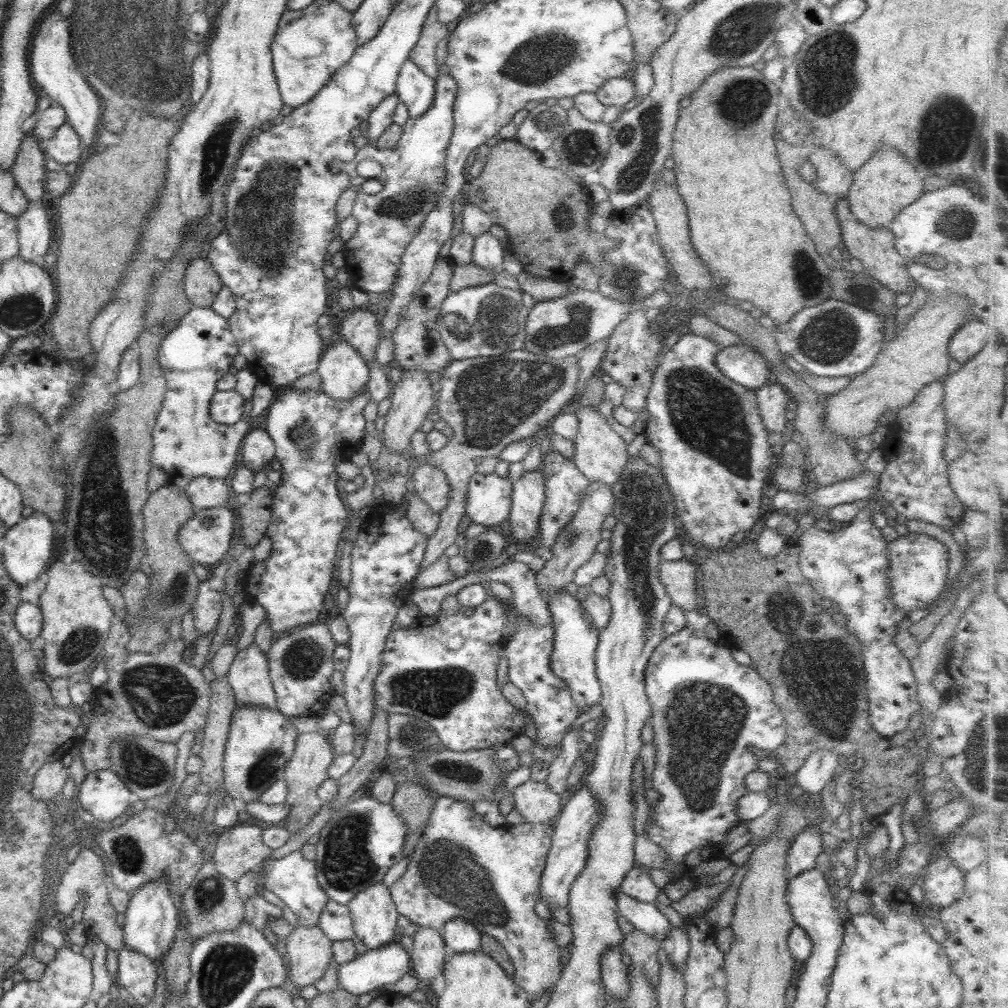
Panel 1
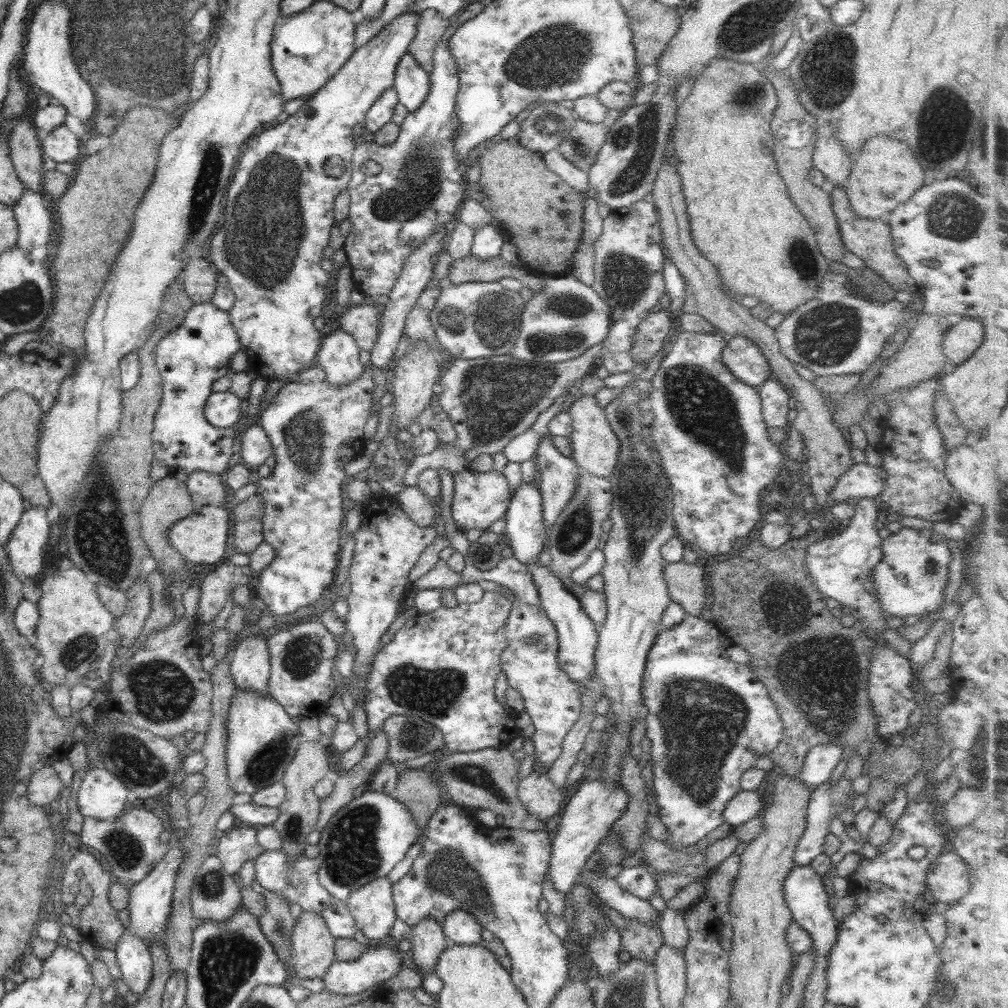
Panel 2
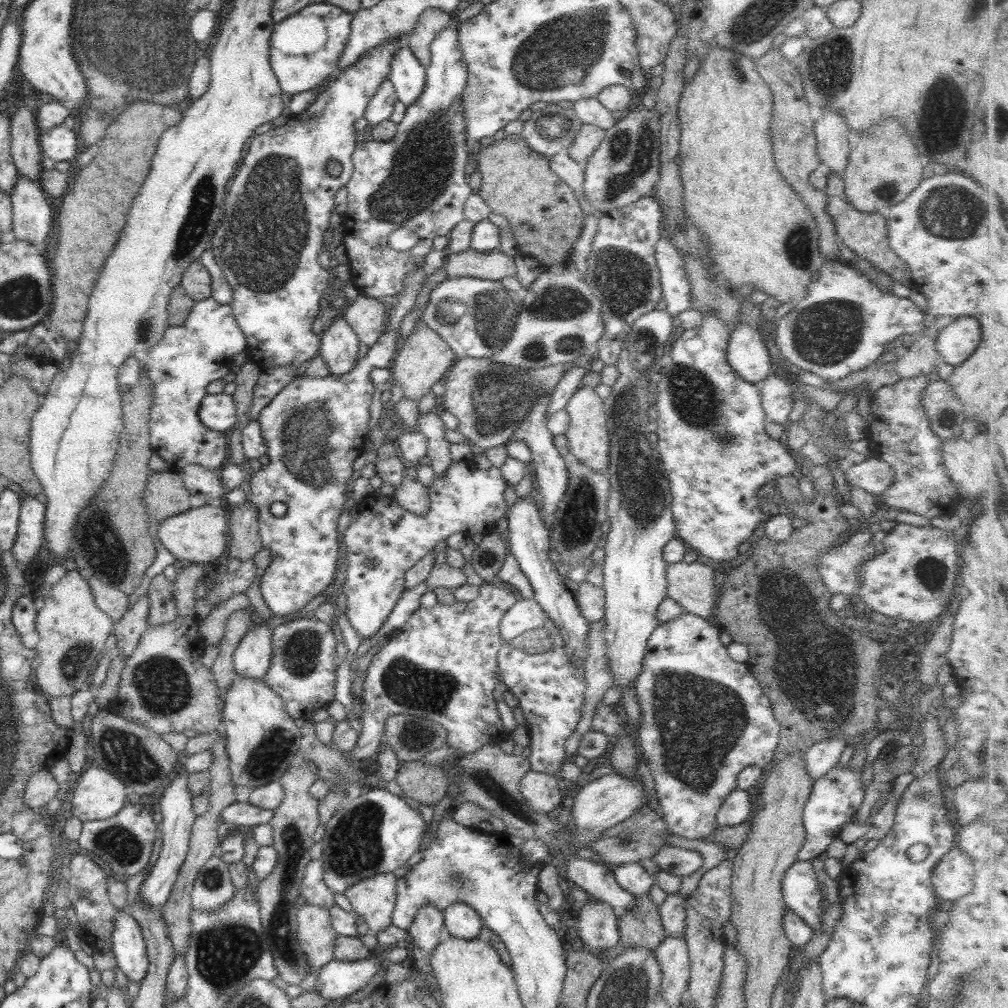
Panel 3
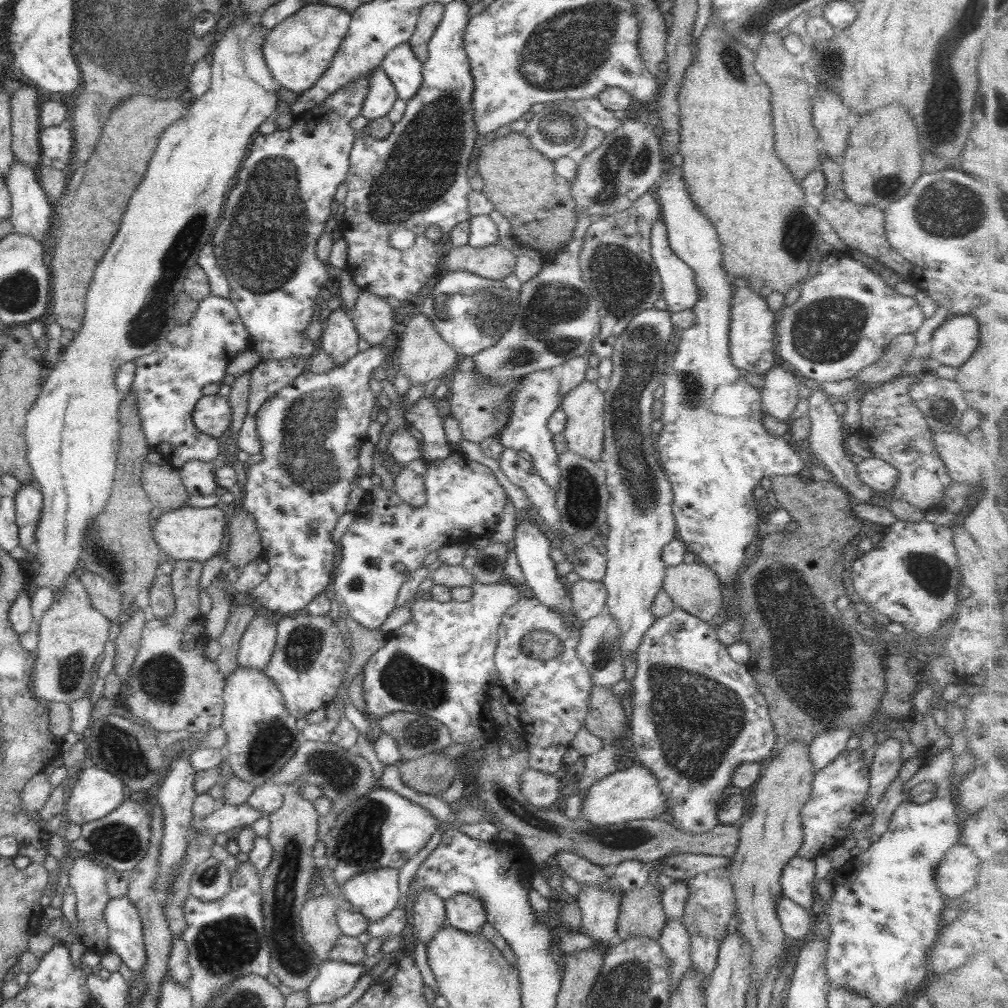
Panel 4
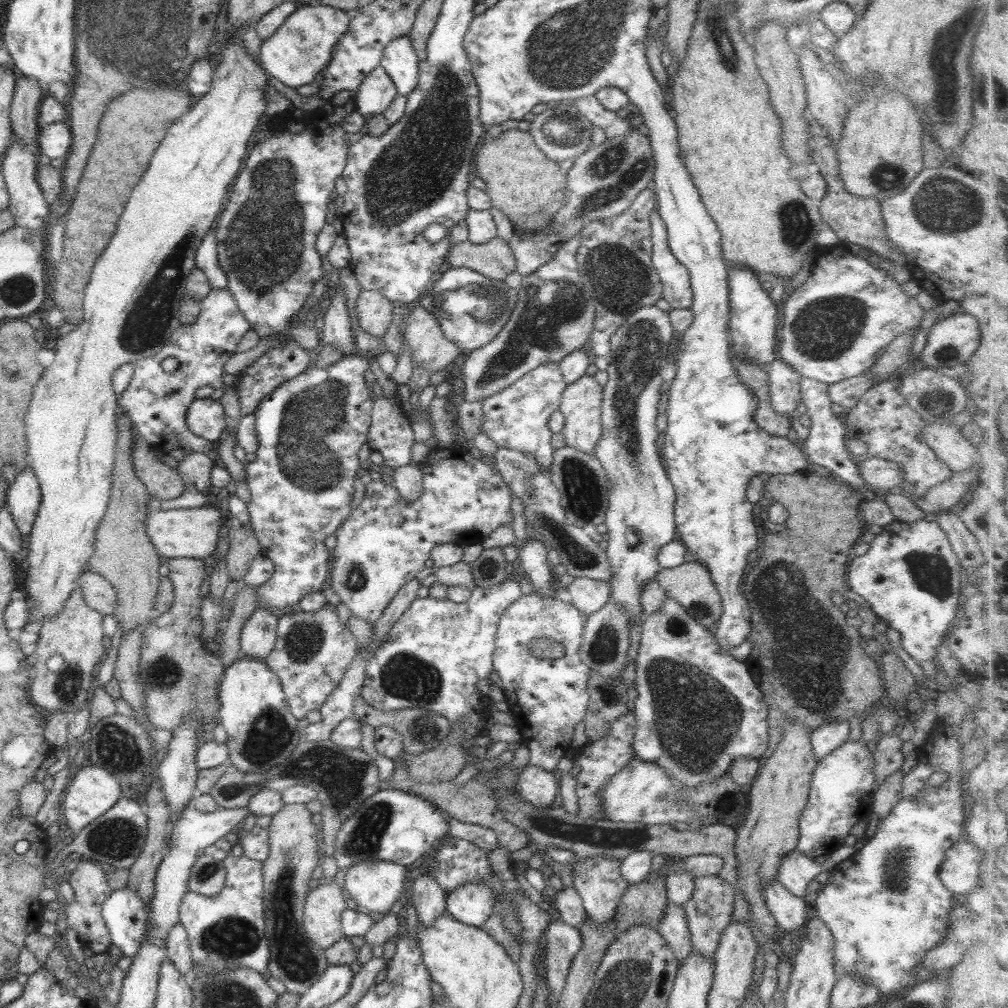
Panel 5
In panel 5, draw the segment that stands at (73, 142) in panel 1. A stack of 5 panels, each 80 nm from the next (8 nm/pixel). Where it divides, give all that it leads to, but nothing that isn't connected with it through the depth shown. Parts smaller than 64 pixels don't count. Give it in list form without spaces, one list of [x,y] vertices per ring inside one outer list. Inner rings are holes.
[[[64,123],[44,125],[39,130],[39,154],[49,159],[64,159],[72,147],[72,136],[69,126]]]

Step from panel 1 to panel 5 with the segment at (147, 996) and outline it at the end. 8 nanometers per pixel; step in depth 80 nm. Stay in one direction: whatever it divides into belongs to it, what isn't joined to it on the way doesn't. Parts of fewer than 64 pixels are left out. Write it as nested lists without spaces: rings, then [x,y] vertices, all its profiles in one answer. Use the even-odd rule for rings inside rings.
[[[132,888],[111,892],[103,904],[101,915],[109,930],[111,944],[122,950],[123,956],[134,960],[147,931],[147,910]]]

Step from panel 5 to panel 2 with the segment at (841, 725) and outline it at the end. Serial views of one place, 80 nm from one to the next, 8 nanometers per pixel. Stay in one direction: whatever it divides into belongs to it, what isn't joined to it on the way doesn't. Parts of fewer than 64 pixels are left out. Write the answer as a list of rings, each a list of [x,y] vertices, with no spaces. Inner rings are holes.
[[[822,744],[807,752],[801,768],[801,778],[809,789],[824,784],[832,776],[842,758],[843,748],[834,744]]]

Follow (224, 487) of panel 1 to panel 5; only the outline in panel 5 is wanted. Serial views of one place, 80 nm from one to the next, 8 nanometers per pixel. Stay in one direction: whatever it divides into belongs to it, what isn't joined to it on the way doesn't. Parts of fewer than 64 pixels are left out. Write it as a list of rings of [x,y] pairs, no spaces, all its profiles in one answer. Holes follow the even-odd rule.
[[[199,452],[190,453],[179,462],[177,471],[186,487],[200,491],[211,485],[210,475],[214,463],[213,456]]]

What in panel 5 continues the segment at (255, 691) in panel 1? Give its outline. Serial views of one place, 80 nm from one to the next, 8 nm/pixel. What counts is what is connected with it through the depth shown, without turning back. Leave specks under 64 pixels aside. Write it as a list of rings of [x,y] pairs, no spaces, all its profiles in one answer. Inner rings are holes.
[[[259,605],[241,629],[241,653],[244,658],[266,662],[277,638],[277,621],[269,608]]]

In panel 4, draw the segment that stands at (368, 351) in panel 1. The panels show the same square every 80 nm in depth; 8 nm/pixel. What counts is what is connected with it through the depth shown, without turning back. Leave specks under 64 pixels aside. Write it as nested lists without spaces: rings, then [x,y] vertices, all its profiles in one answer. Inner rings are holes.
[[[360,291],[353,310],[348,312],[360,339],[371,345],[380,345],[396,327],[398,319],[394,308],[377,294]]]

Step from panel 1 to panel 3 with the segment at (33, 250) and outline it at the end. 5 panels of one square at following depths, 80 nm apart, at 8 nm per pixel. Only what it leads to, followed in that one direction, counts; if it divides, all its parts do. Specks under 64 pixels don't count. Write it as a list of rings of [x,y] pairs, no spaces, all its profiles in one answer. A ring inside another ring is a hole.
[[[19,175],[11,196],[11,236],[34,244],[38,254],[44,254],[44,242],[53,227],[52,210],[45,195],[38,182]]]

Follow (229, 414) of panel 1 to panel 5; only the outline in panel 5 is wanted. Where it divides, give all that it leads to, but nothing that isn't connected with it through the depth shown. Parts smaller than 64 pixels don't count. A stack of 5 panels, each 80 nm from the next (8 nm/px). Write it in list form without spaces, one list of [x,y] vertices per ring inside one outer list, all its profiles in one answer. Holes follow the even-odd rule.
[[[200,398],[194,400],[186,411],[188,430],[210,441],[223,439],[225,434],[225,410],[220,400]]]

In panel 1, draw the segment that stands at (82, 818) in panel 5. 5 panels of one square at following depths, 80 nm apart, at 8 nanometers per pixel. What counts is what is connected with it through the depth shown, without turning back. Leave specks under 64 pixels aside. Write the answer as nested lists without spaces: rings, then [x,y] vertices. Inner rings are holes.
[[[111,769],[88,773],[77,798],[78,805],[98,822],[118,822],[137,805],[134,794]]]

